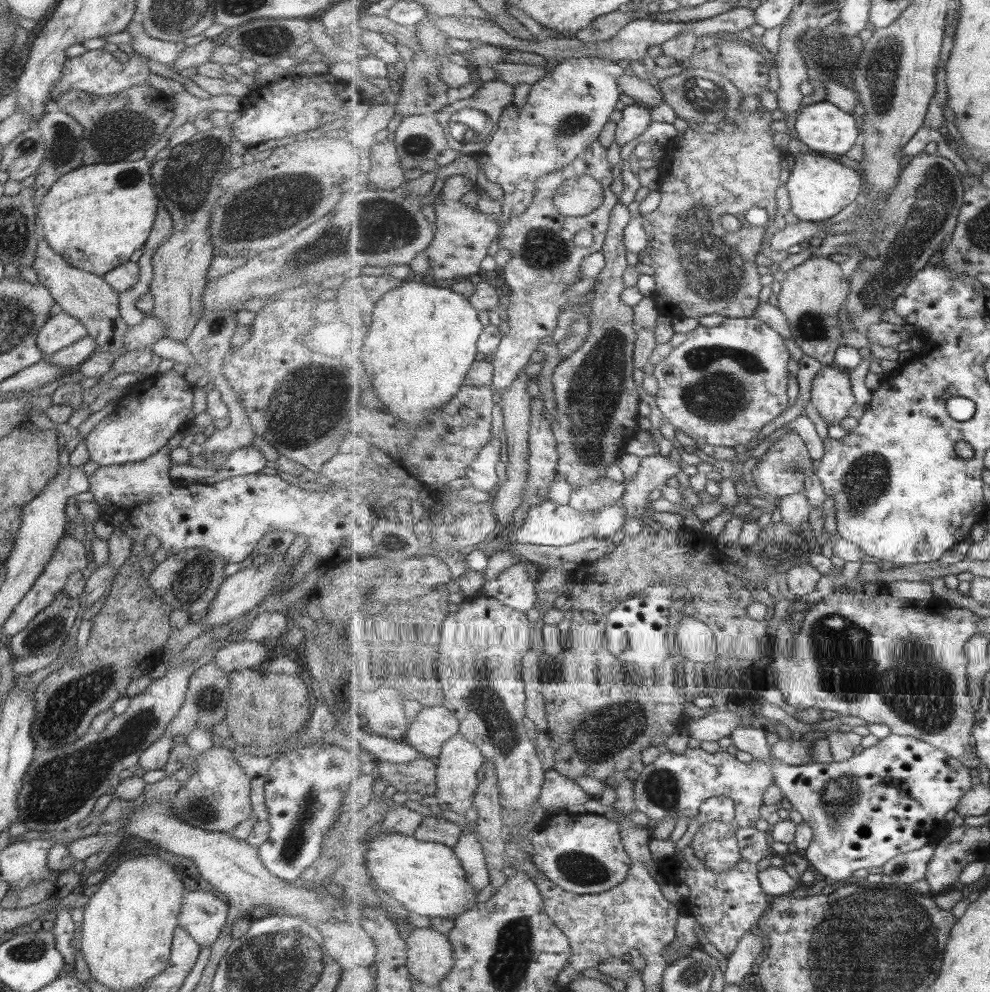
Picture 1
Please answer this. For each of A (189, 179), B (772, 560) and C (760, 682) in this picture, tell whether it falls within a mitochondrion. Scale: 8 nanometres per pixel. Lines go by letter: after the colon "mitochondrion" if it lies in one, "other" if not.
A: mitochondrion
B: mitochondrion
C: other

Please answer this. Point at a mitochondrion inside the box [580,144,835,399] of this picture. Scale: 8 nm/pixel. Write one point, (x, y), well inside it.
(713, 272)

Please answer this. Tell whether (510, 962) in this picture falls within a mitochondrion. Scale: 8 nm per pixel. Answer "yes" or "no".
yes

